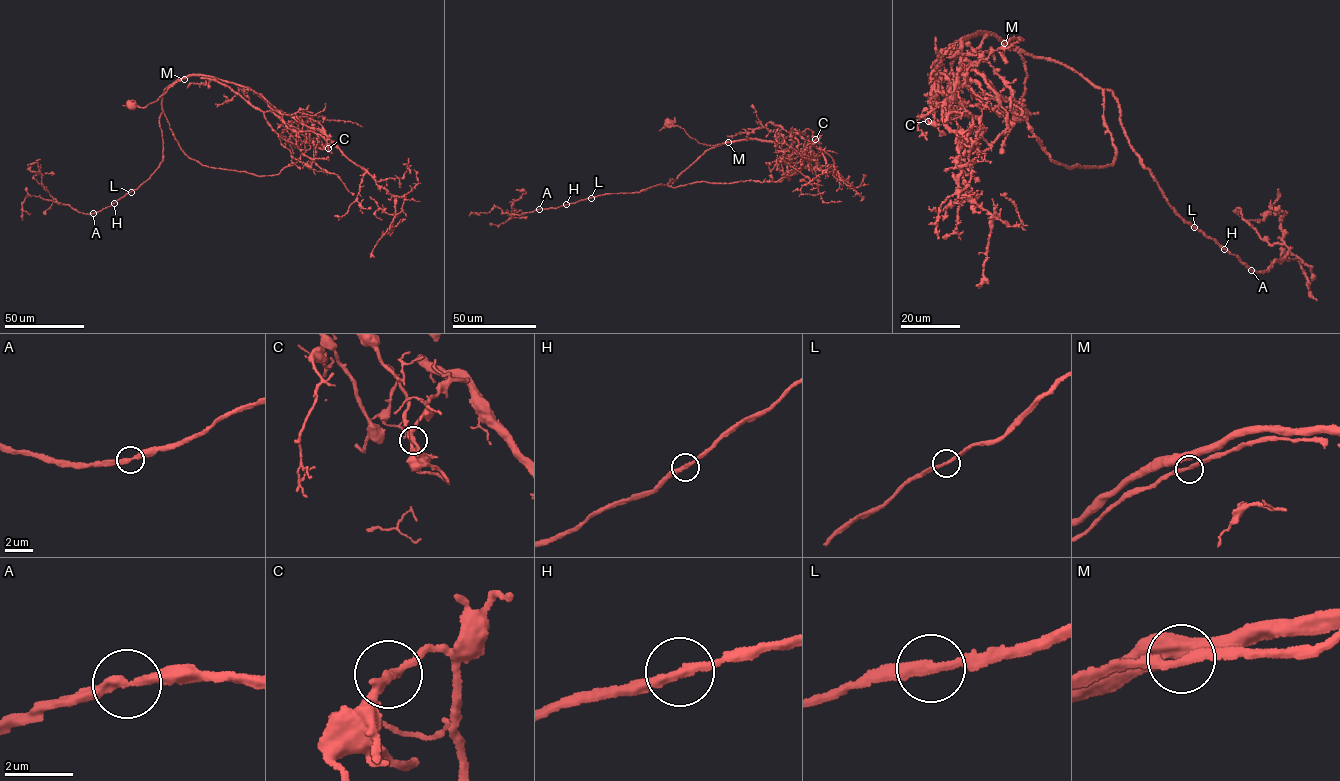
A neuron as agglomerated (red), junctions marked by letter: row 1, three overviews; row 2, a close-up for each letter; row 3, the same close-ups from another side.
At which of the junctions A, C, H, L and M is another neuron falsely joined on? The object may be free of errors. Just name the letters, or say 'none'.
C

